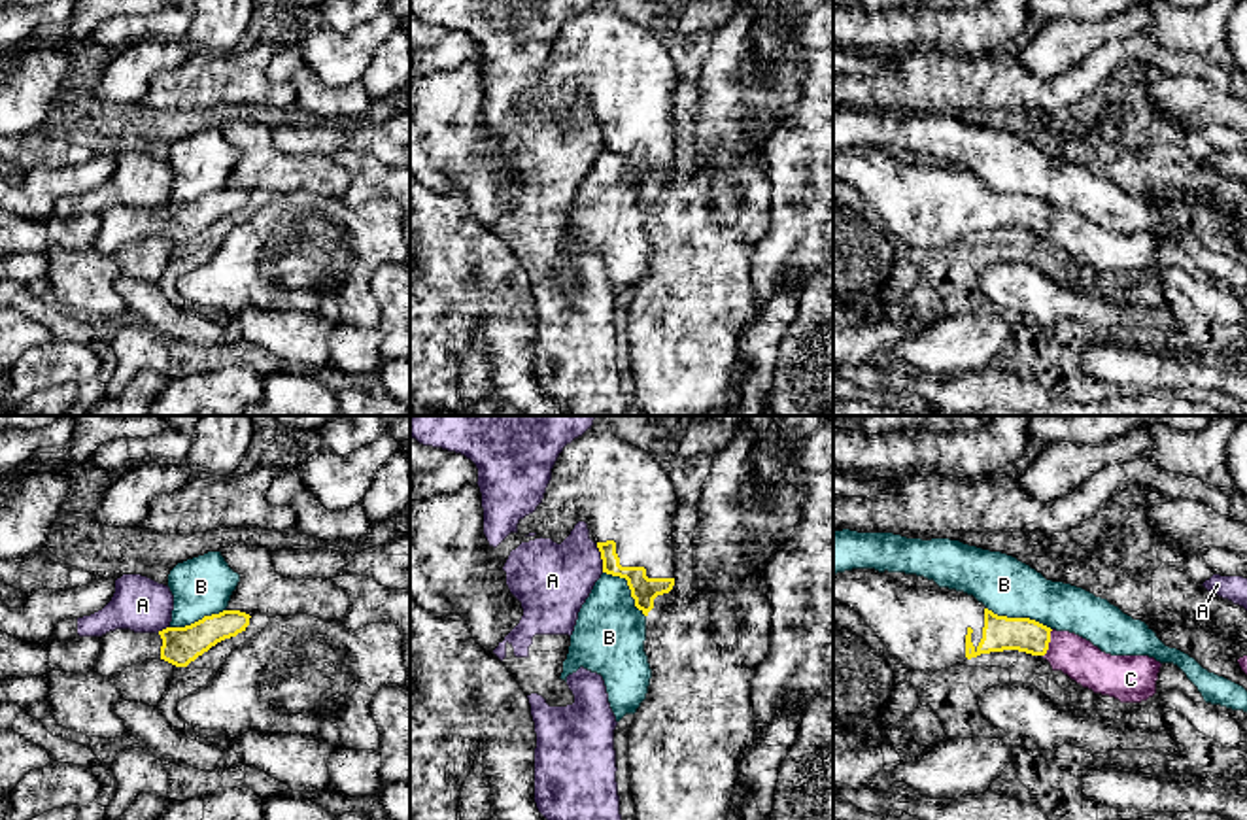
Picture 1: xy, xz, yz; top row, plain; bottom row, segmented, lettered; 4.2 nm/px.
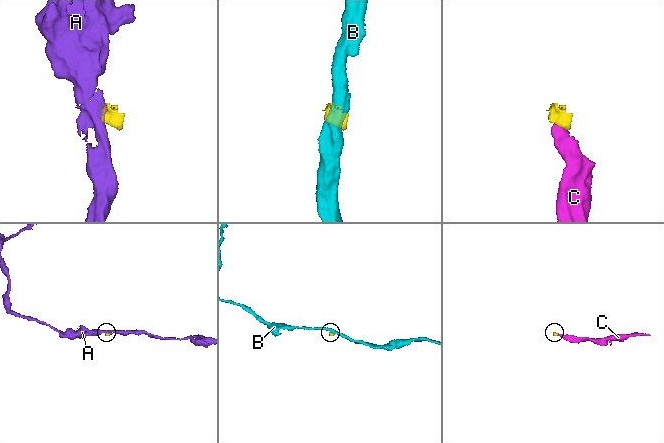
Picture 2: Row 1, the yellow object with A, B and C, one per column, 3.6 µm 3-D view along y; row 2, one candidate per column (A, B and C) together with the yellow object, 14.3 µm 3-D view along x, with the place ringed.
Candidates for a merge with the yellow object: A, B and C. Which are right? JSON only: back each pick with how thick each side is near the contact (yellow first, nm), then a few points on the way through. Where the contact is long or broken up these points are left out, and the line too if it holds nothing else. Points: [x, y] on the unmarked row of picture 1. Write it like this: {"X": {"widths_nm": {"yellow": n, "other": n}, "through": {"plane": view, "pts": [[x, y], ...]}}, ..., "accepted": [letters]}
{"C": {"widths_nm": {"yellow": 150, "other": 170}, "through": {"plane": "yz", "pts": [[1000, 210], [1023, 210], [1049, 218], [1077, 235]]}}, "accepted": ["C"]}

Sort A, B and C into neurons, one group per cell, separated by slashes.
A / B / C

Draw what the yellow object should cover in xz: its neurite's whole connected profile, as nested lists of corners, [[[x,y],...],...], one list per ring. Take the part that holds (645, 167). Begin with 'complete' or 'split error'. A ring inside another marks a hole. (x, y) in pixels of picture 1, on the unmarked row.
split error; [[[593,0],[563,25],[537,87],[518,100],[518,111],[537,110],[561,121],[578,98],[586,98],[597,121],[603,149],[627,157],[635,183],[648,193],[658,172],[675,162],[673,98],[678,76],[669,53],[652,30],[612,11],[610,0]]]

